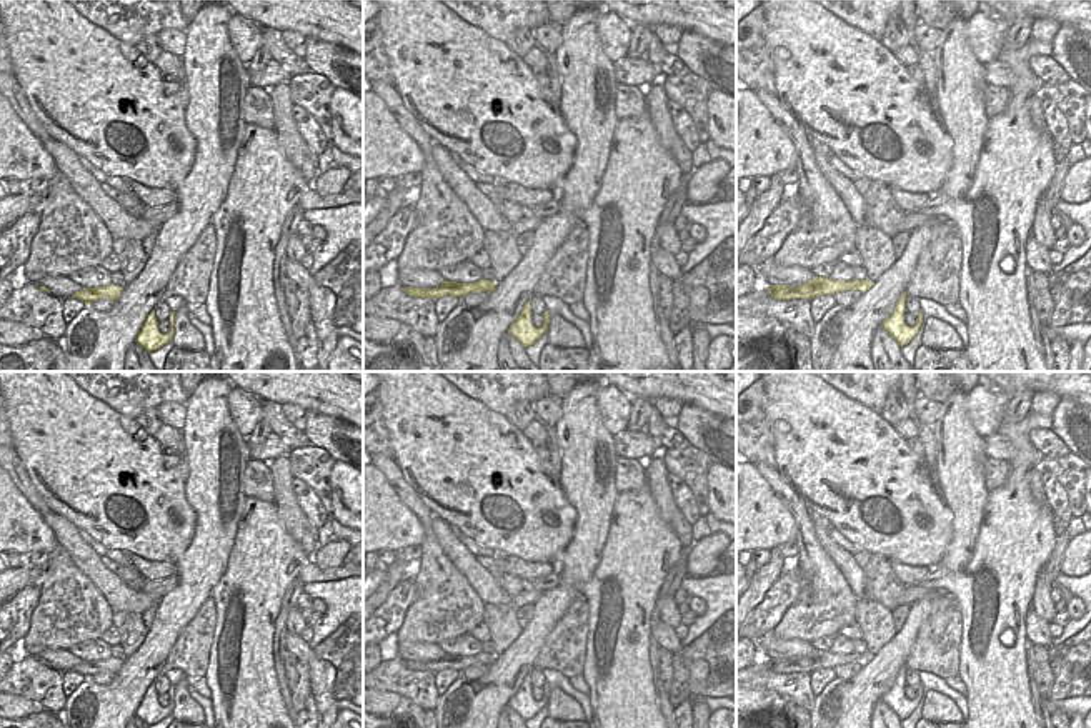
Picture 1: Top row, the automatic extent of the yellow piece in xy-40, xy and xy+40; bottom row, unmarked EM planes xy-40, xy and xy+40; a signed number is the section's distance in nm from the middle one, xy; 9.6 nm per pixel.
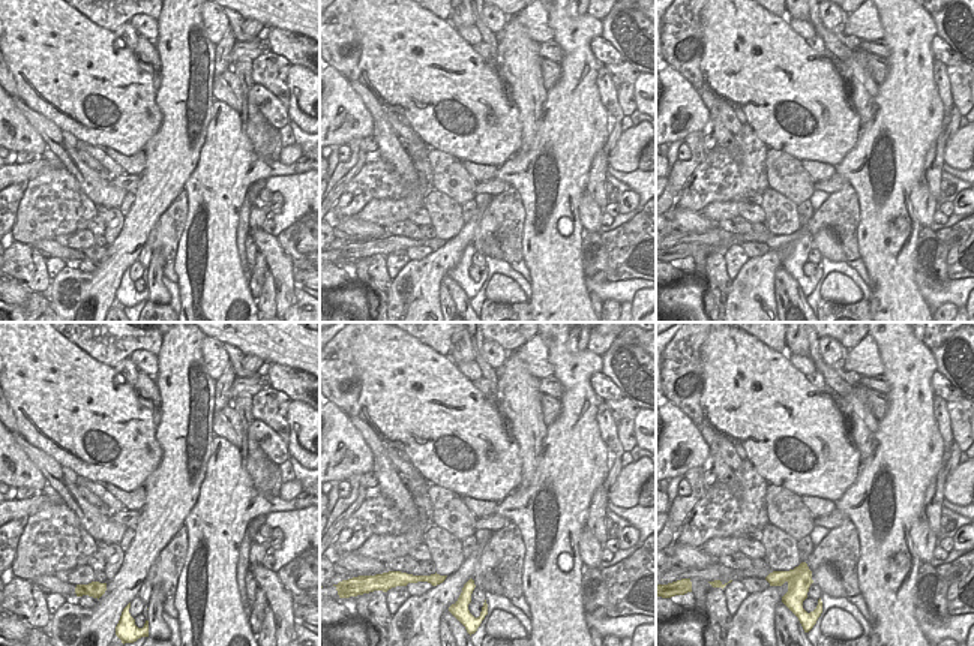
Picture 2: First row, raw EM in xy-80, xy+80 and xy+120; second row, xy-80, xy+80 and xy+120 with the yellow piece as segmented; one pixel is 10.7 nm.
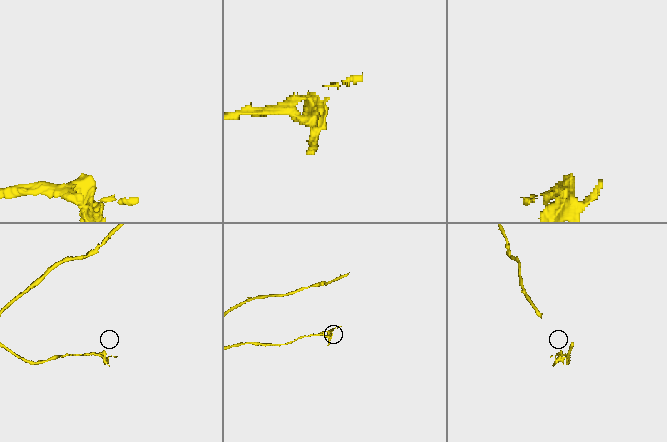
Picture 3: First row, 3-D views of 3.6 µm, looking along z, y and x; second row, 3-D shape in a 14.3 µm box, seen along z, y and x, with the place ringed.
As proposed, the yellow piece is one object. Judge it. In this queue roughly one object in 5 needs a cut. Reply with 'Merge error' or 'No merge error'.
Merge error.

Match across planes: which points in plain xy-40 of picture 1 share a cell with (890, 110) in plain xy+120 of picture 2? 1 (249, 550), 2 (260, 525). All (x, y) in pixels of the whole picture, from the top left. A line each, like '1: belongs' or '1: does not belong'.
1: belongs
2: belongs

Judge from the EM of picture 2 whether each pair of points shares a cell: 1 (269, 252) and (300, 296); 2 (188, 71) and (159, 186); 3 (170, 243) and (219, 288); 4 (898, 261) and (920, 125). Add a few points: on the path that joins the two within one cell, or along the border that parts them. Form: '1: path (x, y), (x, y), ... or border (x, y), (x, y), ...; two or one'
1: border (296, 282), (293, 302), (288, 306); two
2: path (183, 99), (182, 134), (170, 158); one
3: border (188, 215), (177, 254), (173, 260); two
4: path (886, 227), (886, 201), (895, 189), (898, 159); one

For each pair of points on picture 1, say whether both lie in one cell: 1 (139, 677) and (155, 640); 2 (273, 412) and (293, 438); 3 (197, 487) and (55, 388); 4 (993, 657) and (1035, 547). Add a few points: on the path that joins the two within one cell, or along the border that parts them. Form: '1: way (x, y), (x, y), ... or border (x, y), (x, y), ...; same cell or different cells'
1: way (142, 668), (155, 648); same cell
2: way (277, 418), (287, 432); same cell
3: border (185, 482), (185, 500), (197, 520); different cells
4: way (995, 630), (1001, 605), (1001, 580), (1008, 573); same cell

